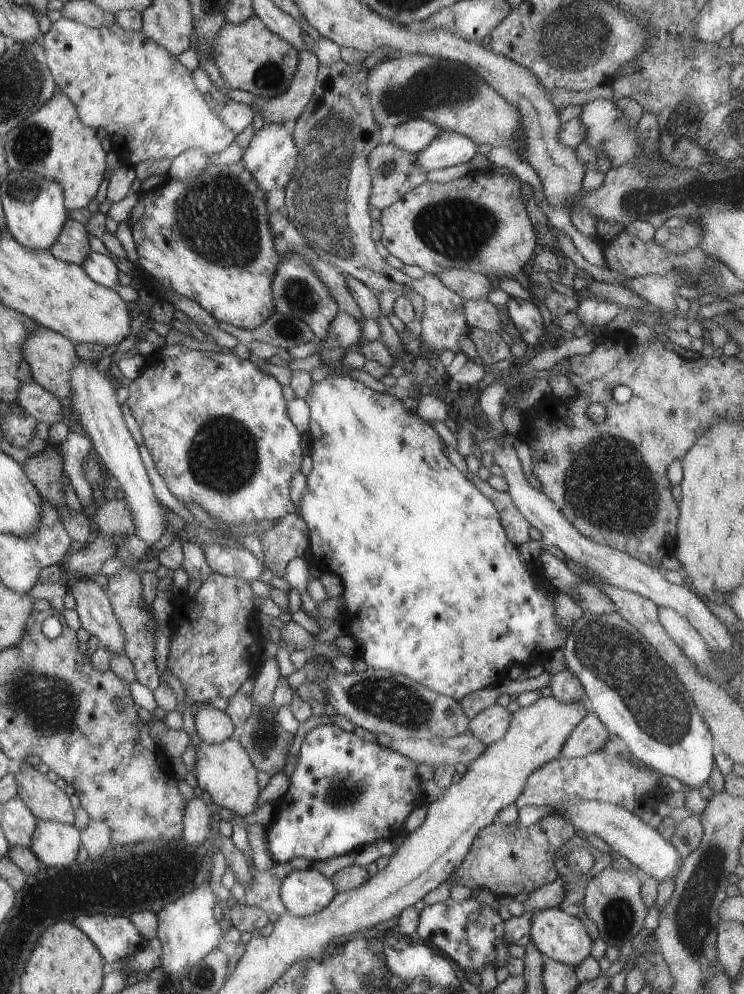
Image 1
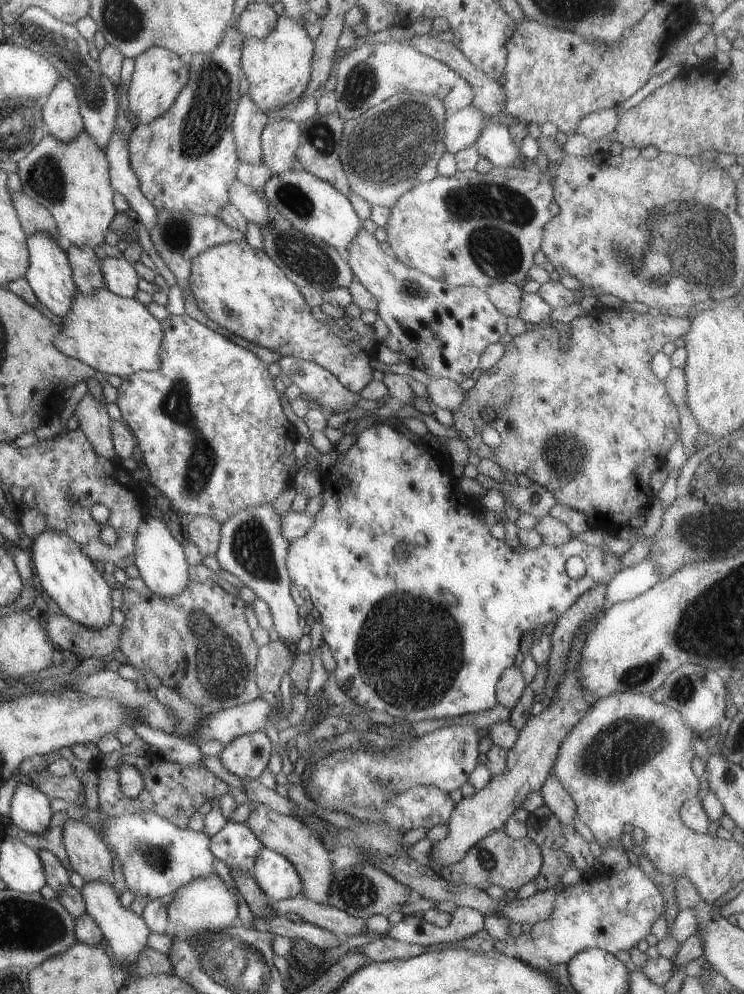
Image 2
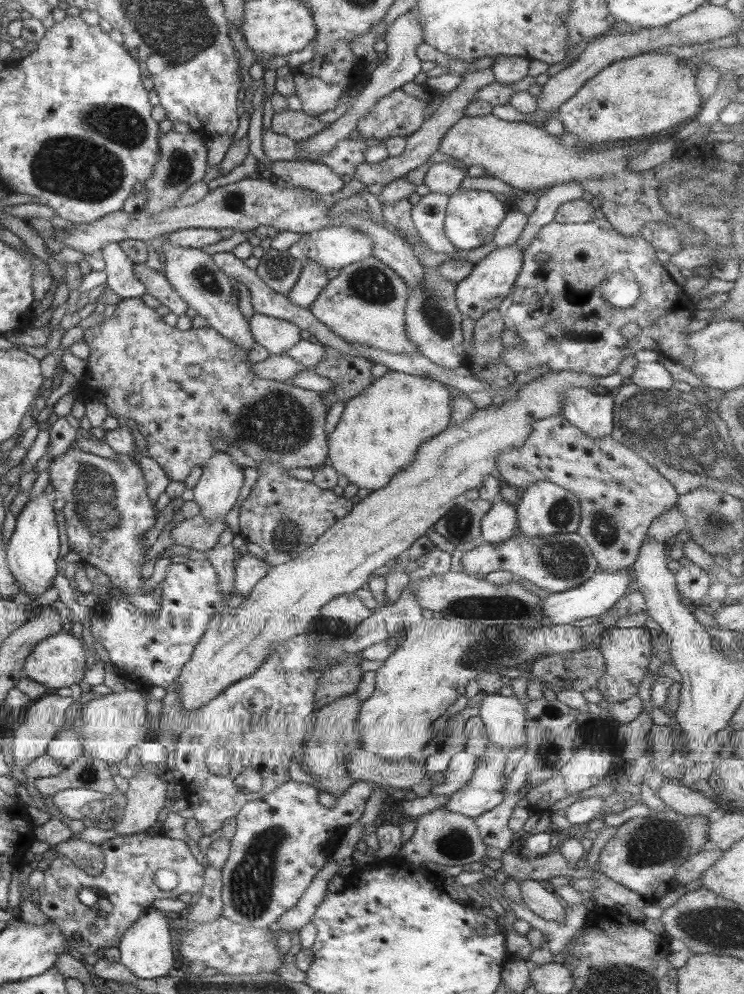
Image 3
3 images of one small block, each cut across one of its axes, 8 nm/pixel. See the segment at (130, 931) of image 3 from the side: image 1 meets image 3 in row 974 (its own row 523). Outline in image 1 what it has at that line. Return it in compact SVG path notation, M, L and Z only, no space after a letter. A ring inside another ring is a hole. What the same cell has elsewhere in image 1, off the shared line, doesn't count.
M77 359L71 367L68 380L70 386L69 402L72 404L71 412L77 416L76 423L91 441L92 447L97 452L97 459L105 466L109 476L113 476L119 483L121 492L125 492L123 499L130 508L131 518L135 527L134 535L151 545L154 541L164 539L165 513L149 485L149 479L139 453L138 446L127 431L125 421L121 415L120 404L115 399L115 389L110 380L98 369L96 363L87 359Z

